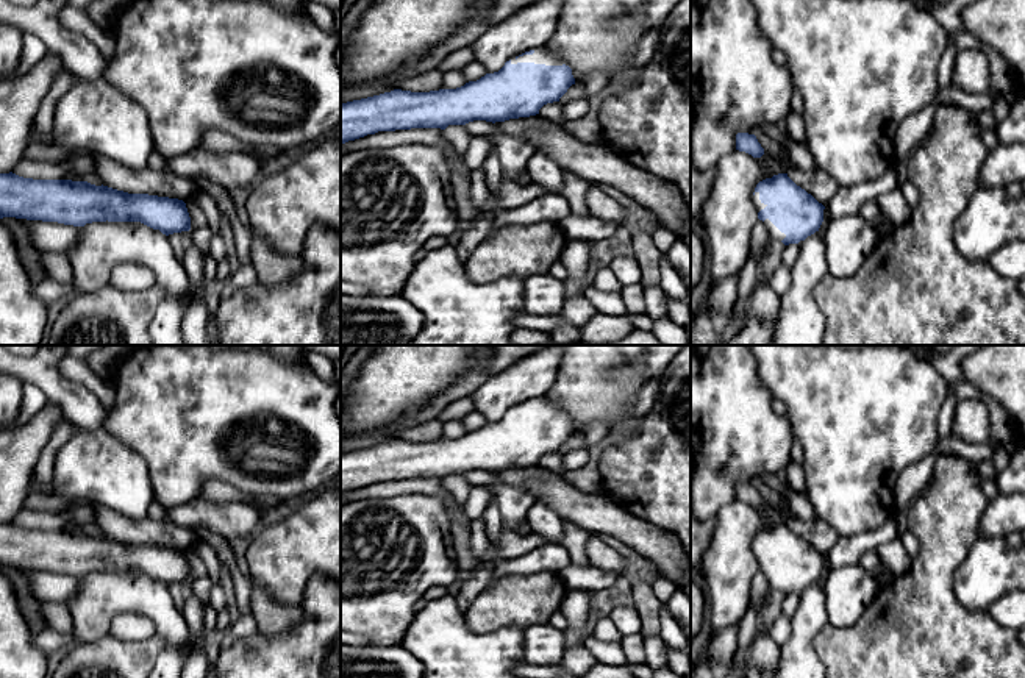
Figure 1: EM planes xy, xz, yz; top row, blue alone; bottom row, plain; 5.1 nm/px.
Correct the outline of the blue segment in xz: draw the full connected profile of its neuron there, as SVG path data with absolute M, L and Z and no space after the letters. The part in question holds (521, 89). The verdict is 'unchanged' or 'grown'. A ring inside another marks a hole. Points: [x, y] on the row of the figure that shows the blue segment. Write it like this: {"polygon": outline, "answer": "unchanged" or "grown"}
{"polygon": "M545 47L530 50L506 61L498 72L486 73L480 80L469 81L456 89L430 92L394 89L380 95L341 103L341 145L378 131L445 130L448 125L466 125L473 120L495 123L536 116L544 105L559 102L572 84L575 84L572 69L556 53Z", "answer": "grown"}

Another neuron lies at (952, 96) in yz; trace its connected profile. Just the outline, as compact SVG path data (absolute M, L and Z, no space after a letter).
M952 83L939 94L939 106L955 106L966 109L969 112L980 112L984 109L992 109L995 103L995 95L992 92L986 94L969 94Z

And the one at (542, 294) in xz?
M530 275L523 283L523 311L530 316L559 316L566 305L564 280Z

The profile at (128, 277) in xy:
M117 264L109 275L109 284L127 292L139 292L155 283L153 273L141 264Z

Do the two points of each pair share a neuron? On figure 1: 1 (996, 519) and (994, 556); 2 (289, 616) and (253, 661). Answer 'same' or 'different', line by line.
1: different
2: different

